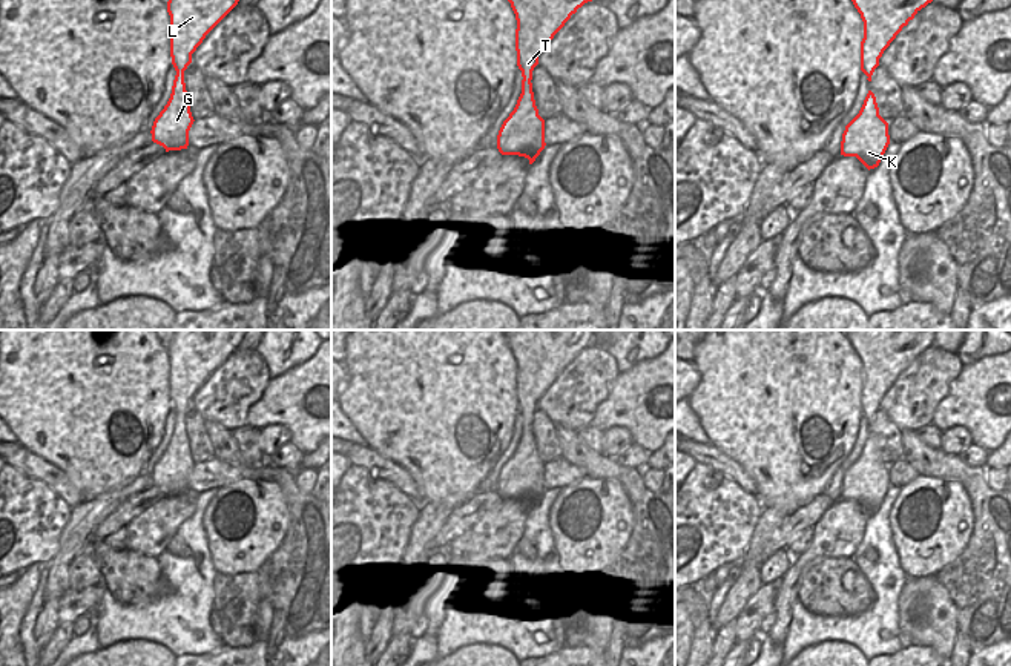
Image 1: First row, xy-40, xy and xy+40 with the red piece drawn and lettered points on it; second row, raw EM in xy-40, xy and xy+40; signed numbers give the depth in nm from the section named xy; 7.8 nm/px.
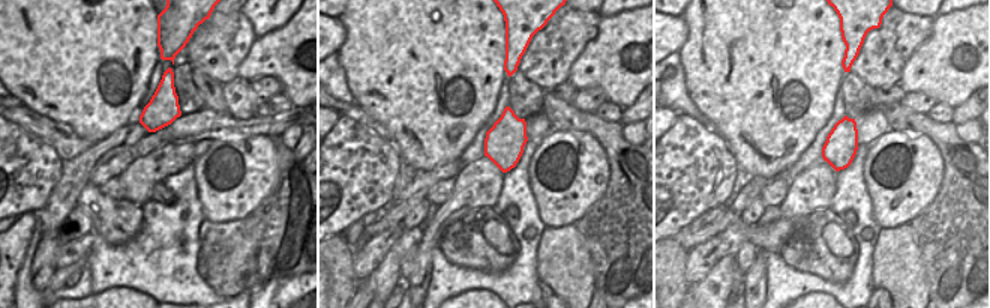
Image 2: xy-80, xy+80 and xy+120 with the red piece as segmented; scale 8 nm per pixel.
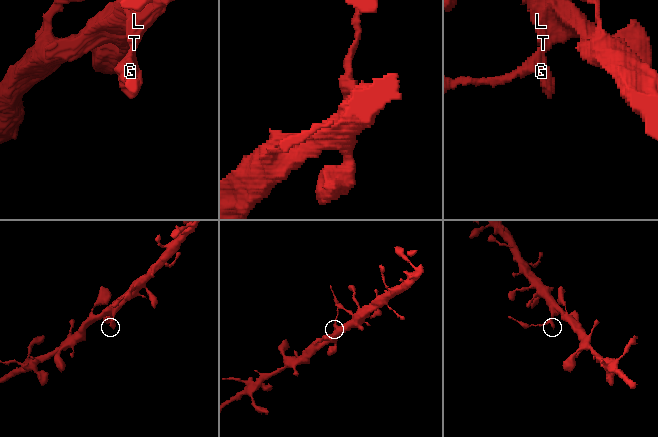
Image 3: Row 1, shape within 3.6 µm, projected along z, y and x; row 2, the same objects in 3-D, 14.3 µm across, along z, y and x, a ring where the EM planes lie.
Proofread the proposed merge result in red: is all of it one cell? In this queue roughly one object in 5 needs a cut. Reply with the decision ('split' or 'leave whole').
split

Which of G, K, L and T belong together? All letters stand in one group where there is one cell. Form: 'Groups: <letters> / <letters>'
Groups: G K / L T

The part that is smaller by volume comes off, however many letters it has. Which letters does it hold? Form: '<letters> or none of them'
G, K

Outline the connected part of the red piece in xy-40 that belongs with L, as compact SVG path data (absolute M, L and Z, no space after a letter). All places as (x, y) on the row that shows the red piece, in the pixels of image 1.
M169 0L170 57L175 71L184 72L192 54L206 35L238 5L239 0Z

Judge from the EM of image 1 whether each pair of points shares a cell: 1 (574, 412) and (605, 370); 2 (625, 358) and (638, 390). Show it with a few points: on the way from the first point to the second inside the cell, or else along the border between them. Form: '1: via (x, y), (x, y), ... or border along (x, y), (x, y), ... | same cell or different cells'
1: via (574, 401), (594, 381) | same cell
2: border along (658, 355), (642, 359), (620, 372) | different cells

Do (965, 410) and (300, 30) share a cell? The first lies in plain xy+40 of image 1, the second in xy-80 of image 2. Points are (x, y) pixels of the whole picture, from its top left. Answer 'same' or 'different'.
same

